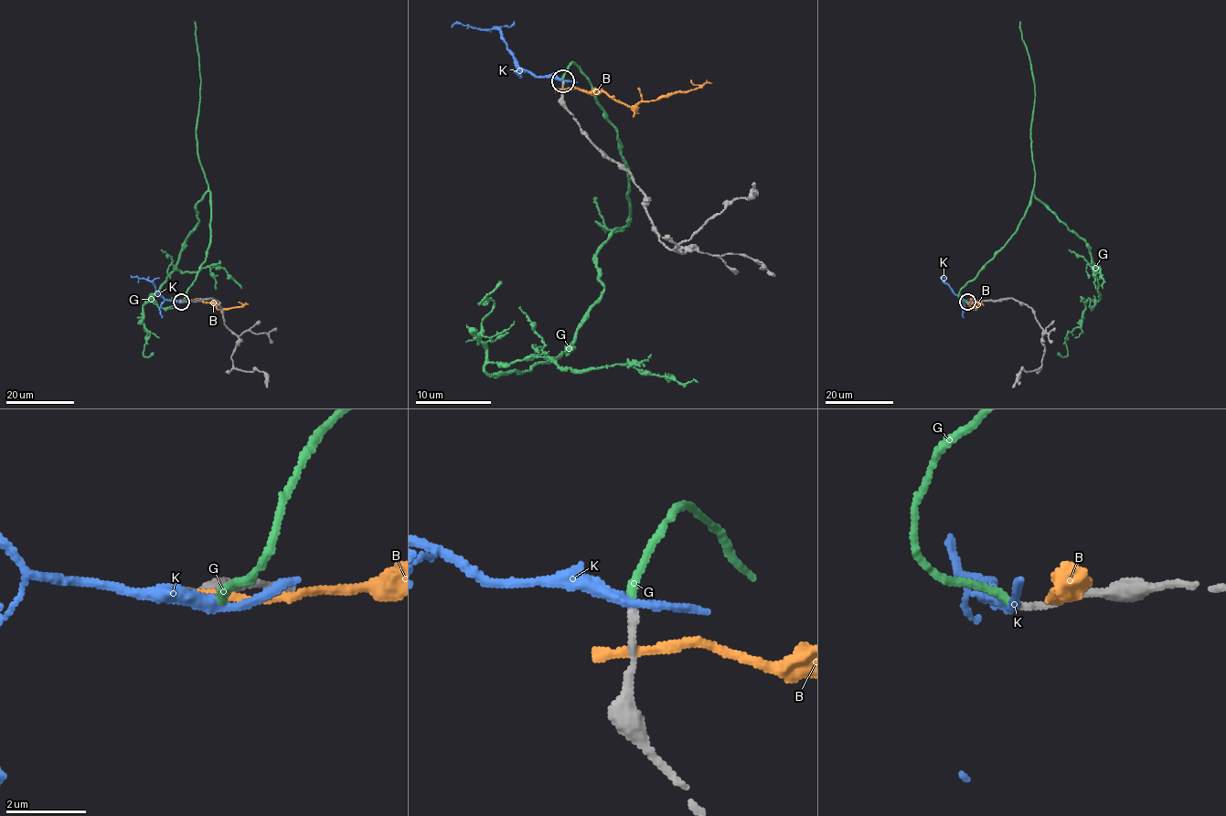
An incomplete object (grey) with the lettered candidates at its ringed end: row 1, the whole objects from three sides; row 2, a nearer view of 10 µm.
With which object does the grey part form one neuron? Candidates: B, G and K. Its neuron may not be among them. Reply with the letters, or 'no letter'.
G

